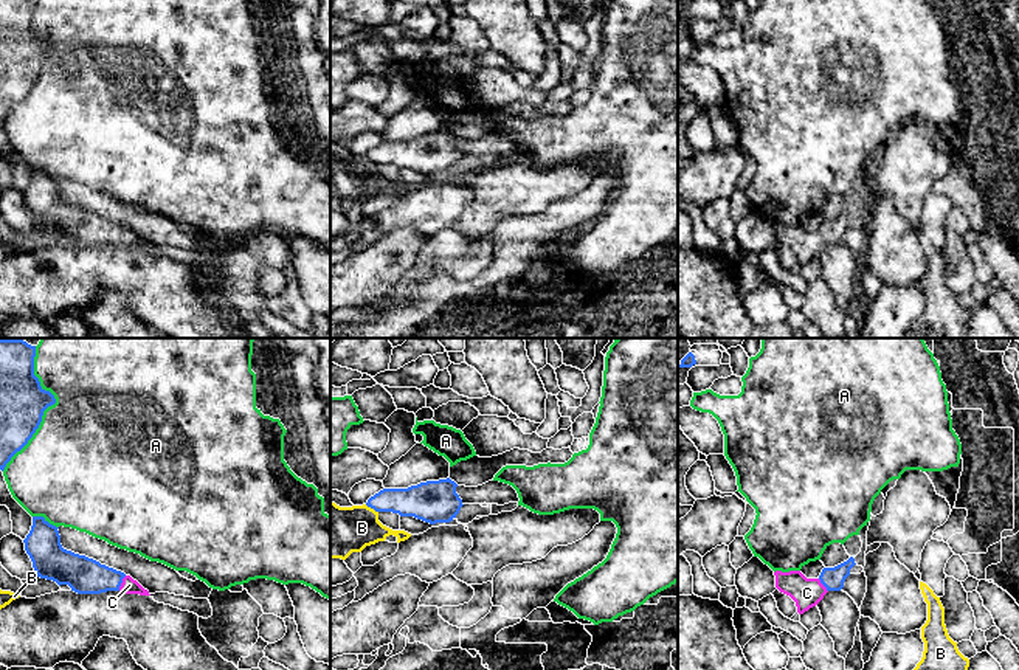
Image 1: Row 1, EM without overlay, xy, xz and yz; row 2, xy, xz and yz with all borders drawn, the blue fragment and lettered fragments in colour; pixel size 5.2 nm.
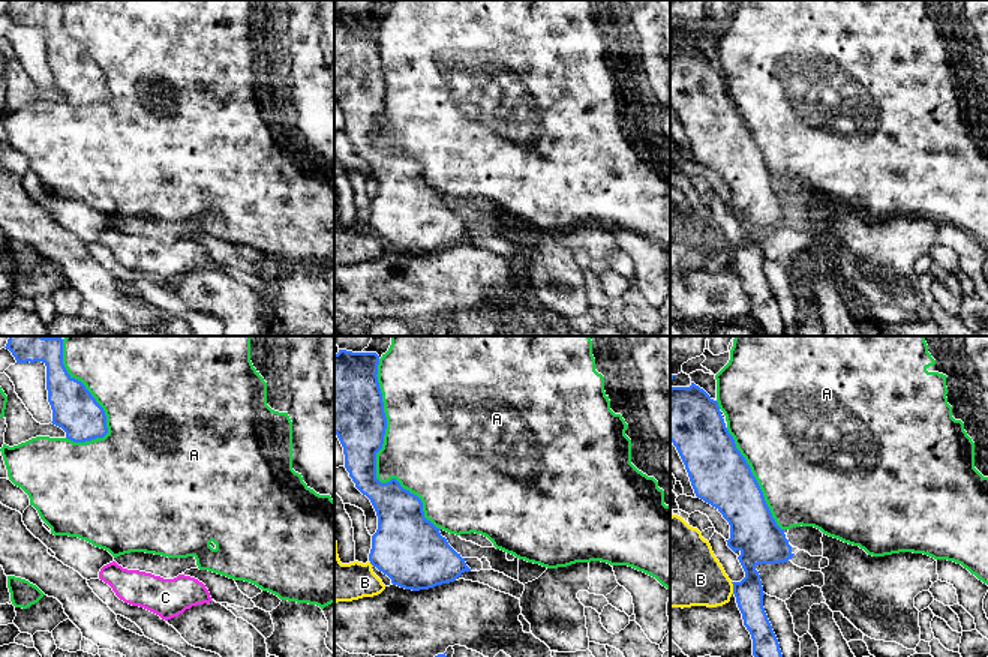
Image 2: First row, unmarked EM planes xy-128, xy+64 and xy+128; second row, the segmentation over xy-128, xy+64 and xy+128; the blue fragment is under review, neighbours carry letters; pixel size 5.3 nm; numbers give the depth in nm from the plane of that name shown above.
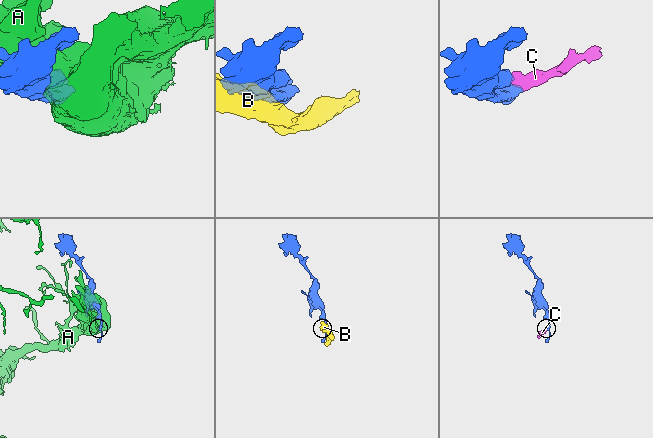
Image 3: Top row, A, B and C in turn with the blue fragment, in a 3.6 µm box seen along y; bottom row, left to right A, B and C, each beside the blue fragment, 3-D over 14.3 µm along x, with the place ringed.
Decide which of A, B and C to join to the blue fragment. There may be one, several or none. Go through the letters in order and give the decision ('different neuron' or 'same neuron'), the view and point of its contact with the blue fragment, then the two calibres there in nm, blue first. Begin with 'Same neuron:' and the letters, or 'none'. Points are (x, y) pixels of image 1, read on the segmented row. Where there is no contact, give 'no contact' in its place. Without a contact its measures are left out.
Same neuron: C
A: different neuron; meets blue in xy at (48, 405); 240 nm thick on the blue side, 480 nm on the other
B: different neuron; meets blue in xz at (371, 507); 170 nm thick on the blue side, 280 nm on the other
C: same neuron; meets blue in xy at (121, 582); 190 nm thick on the blue side, 80 nm on the other

